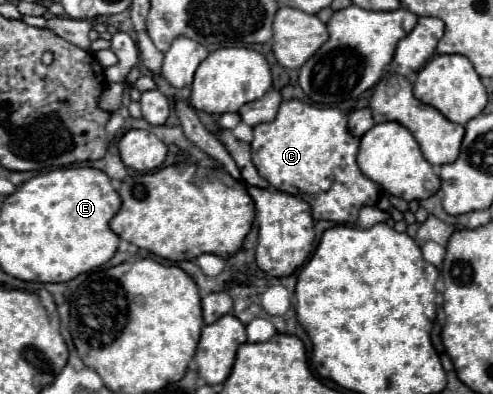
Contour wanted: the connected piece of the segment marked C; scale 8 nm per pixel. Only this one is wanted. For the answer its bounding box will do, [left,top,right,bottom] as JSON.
[251,99,381,223]

